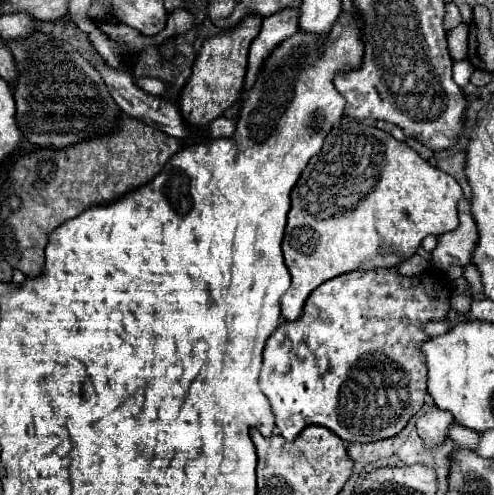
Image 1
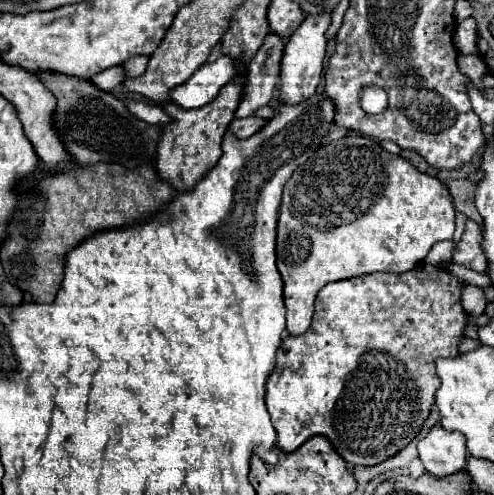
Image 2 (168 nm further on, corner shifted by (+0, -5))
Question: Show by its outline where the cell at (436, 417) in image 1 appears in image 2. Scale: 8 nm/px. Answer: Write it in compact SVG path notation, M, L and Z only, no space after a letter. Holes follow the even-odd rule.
M439 424L433 426L419 442L419 458L425 470L437 478L463 470L465 456L465 436L461 432L449 432Z

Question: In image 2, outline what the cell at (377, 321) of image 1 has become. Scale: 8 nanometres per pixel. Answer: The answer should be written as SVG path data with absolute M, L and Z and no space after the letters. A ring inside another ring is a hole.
M419 264L417 268L403 272L403 274L365 274L365 276L357 276L357 278L349 278L349 280L341 280L341 282L331 282L329 286L325 286L315 300L315 314L313 314L313 324L309 326L309 330L301 336L287 336L283 338L275 358L277 364L273 368L273 372L267 378L265 384L265 404L271 416L271 422L277 430L277 446L283 452L293 452L297 450L305 440L309 440L311 436L325 436L327 440L331 440L331 444L335 446L335 450L341 454L341 458L345 462L349 462L351 466L373 466L383 462L385 458L397 454L401 448L405 448L421 430L421 424L427 420L431 406L435 404L435 392L437 392L437 374L435 374L435 358L443 356L457 356L457 344L459 344L459 336L463 336L463 328L467 324L467 312L461 306L461 286L463 282L455 276L451 276L445 268L437 268L431 264Z

